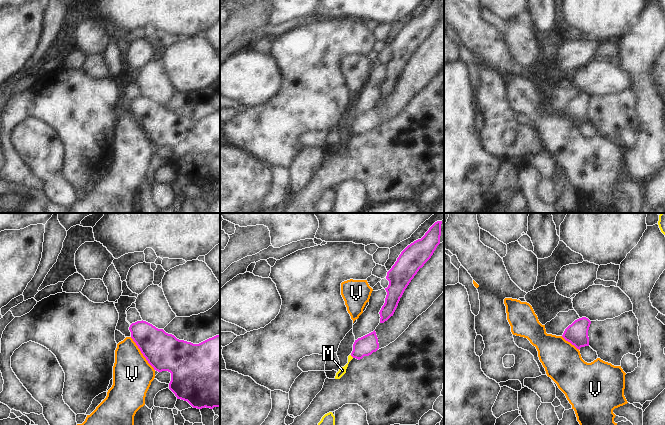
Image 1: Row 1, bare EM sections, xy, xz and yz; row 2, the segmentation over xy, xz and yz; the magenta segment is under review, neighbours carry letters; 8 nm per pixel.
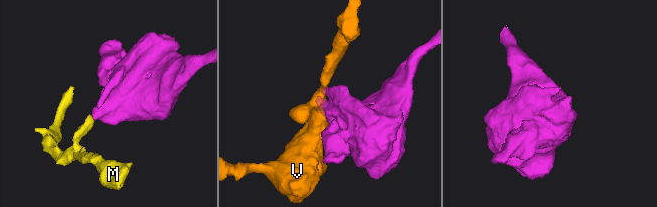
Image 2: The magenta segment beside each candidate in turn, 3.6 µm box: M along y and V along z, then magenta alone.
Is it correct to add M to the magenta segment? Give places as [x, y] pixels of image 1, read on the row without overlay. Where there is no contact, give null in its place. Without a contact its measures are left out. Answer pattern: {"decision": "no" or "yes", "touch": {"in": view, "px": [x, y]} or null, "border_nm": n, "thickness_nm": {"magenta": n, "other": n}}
{"decision": "no", "touch": {"in": "xz", "px": [352, 132]}, "border_nm": 40, "thickness_nm": {"magenta": 160, "other": 60}}

